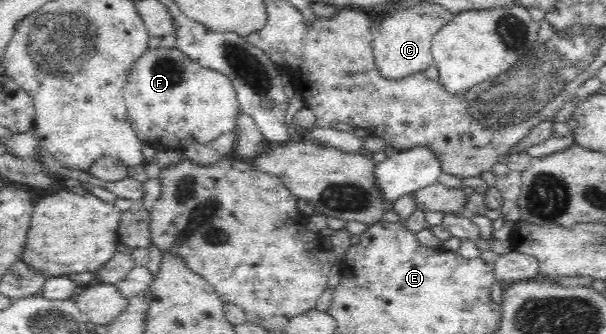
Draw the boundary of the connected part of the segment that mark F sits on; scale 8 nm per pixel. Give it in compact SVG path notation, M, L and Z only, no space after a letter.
M177 47L146 51L127 73L123 94L130 127L143 143L158 151L184 151L194 143L210 143L224 133L235 132L241 111L231 79L202 67Z

